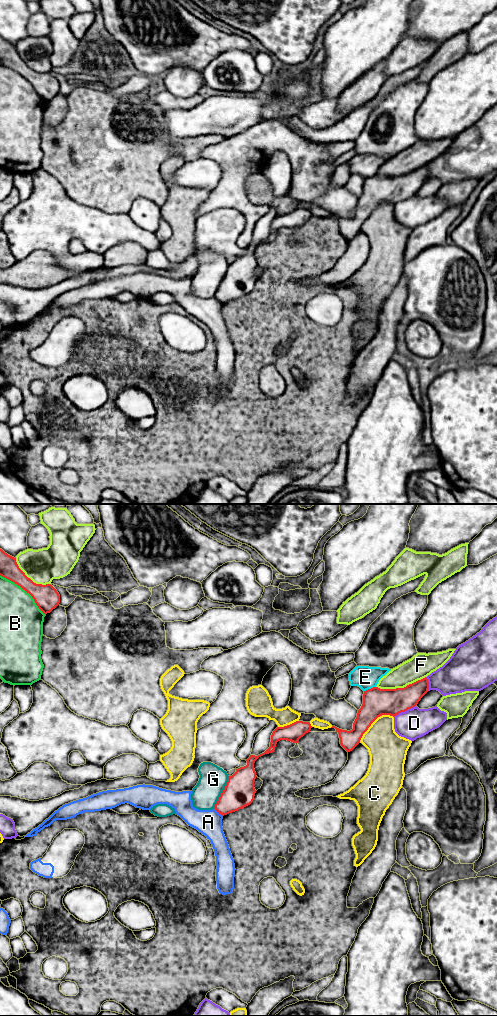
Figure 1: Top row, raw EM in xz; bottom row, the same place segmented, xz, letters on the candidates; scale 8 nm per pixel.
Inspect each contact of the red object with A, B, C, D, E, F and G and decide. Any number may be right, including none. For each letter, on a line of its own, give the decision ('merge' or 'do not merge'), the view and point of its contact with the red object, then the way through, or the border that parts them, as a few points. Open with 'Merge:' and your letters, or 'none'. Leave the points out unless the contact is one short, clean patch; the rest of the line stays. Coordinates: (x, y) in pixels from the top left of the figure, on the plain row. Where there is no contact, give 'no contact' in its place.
Merge: none
A: do not merge | xz (218, 300)
B: do not merge | xz (25, 78)
C: do not merge | xz (373, 209)
D: do not merge | xz (404, 199)
E: do not merge | xz (369, 177)
F: do not merge | xz (400, 176)
G: do not merge | xz (222, 280) | along xz (229, 264), (213, 296)

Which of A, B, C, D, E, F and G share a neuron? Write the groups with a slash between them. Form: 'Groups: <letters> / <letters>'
Groups: A / B / C / D / E / F / G

